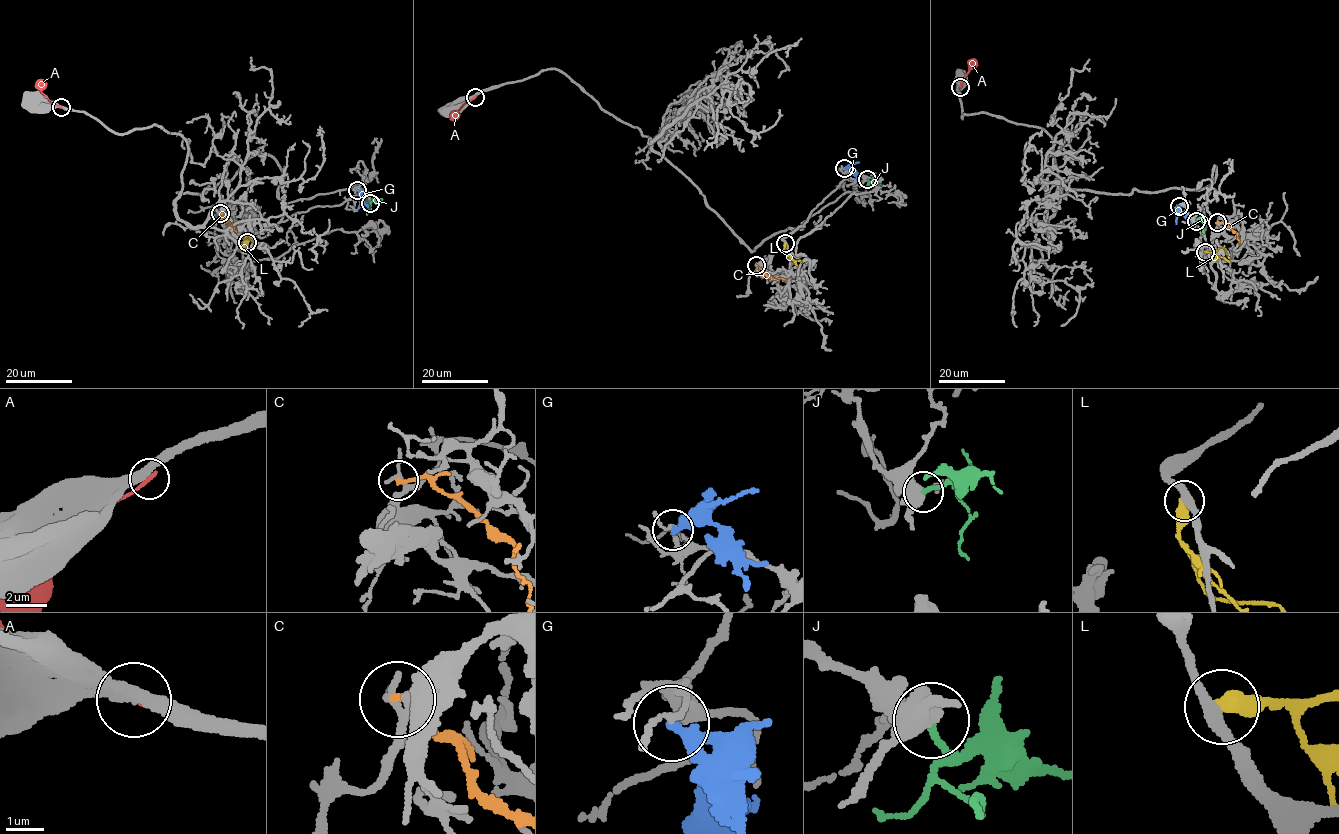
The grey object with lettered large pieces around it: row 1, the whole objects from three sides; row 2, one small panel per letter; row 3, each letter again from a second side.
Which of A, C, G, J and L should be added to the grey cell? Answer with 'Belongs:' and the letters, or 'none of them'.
Belongs: J

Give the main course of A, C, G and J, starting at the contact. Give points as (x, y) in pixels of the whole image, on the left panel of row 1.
A: (60, 107), (41, 92), (40, 80)
C: (220, 214), (222, 213), (237, 232)
G: (357, 190), (361, 195), (356, 210)
J: (370, 203), (367, 215)

